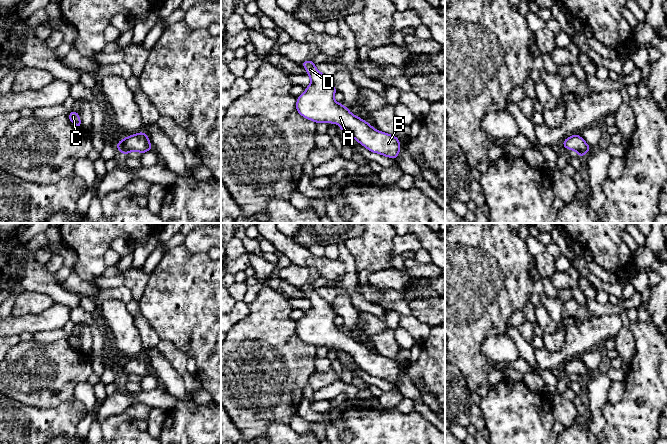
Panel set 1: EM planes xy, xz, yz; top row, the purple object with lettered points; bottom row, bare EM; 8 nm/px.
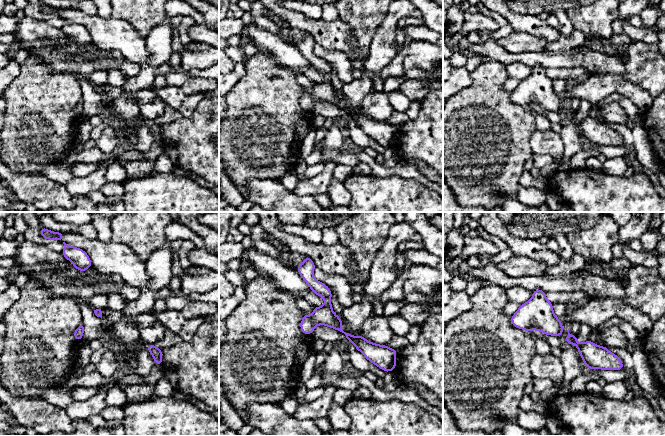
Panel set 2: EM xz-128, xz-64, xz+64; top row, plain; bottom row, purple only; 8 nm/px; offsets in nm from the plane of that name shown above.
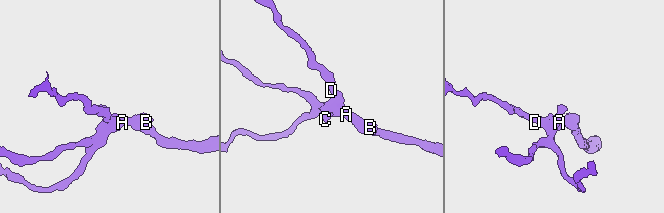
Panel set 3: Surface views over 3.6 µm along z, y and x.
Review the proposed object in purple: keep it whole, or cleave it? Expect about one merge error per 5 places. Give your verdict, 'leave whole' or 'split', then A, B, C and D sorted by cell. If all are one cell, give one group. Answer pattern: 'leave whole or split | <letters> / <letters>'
leave whole | A B C D

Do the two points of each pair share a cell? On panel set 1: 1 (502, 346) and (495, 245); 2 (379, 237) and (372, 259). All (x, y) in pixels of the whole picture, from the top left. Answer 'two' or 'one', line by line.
1: two
2: one

